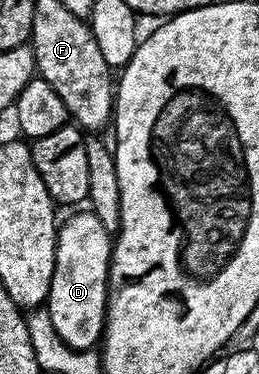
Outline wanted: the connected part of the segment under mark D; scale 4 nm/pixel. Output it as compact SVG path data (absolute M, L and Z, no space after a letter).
M79 209L76 215L71 215L67 220L60 222L55 237L55 268L53 281L49 285L49 293L45 310L53 321L53 329L57 329L57 337L65 345L75 351L92 350L102 340L103 324L107 321L107 282L111 272L111 249L113 235L97 221L97 217L90 209Z

